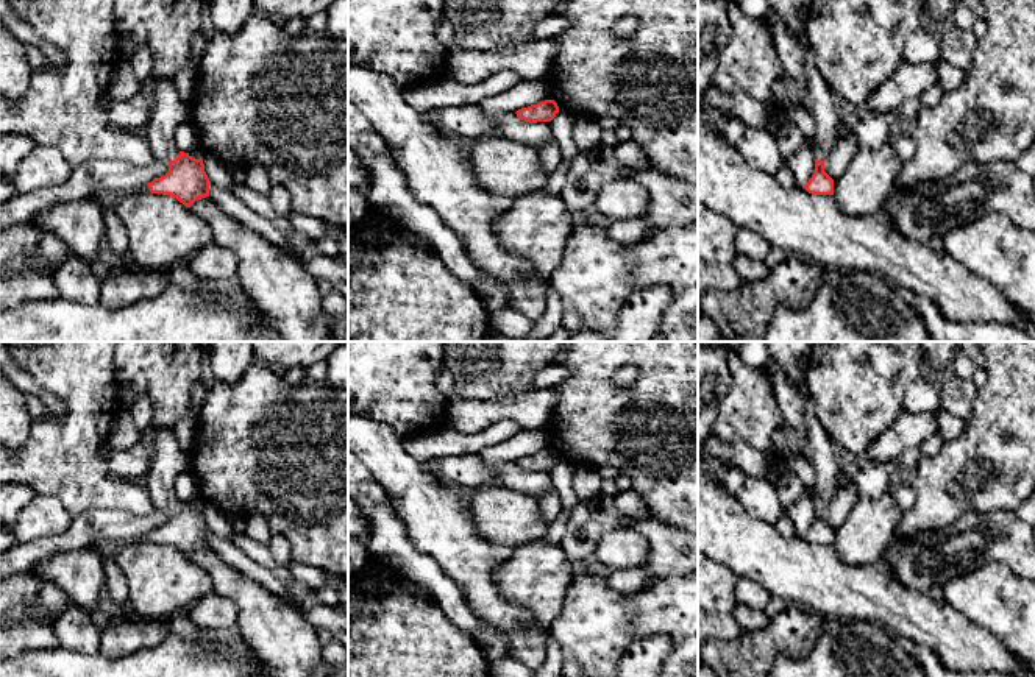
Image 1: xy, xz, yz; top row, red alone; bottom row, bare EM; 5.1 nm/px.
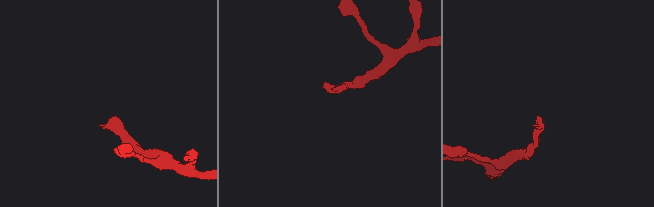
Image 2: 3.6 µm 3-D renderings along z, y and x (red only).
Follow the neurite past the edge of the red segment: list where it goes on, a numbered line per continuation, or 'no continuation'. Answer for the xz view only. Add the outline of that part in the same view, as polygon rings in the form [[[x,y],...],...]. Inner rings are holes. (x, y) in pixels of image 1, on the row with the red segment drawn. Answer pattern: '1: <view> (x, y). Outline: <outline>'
no continuation

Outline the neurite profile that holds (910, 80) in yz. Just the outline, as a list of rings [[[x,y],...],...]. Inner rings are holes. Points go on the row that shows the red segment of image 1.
[[[937,61],[902,64],[855,112],[862,117],[898,111],[909,98],[921,97],[932,86],[940,86]]]

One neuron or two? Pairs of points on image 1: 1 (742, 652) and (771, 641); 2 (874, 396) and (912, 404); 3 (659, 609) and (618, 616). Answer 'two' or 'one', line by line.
1: one
2: two
3: one

